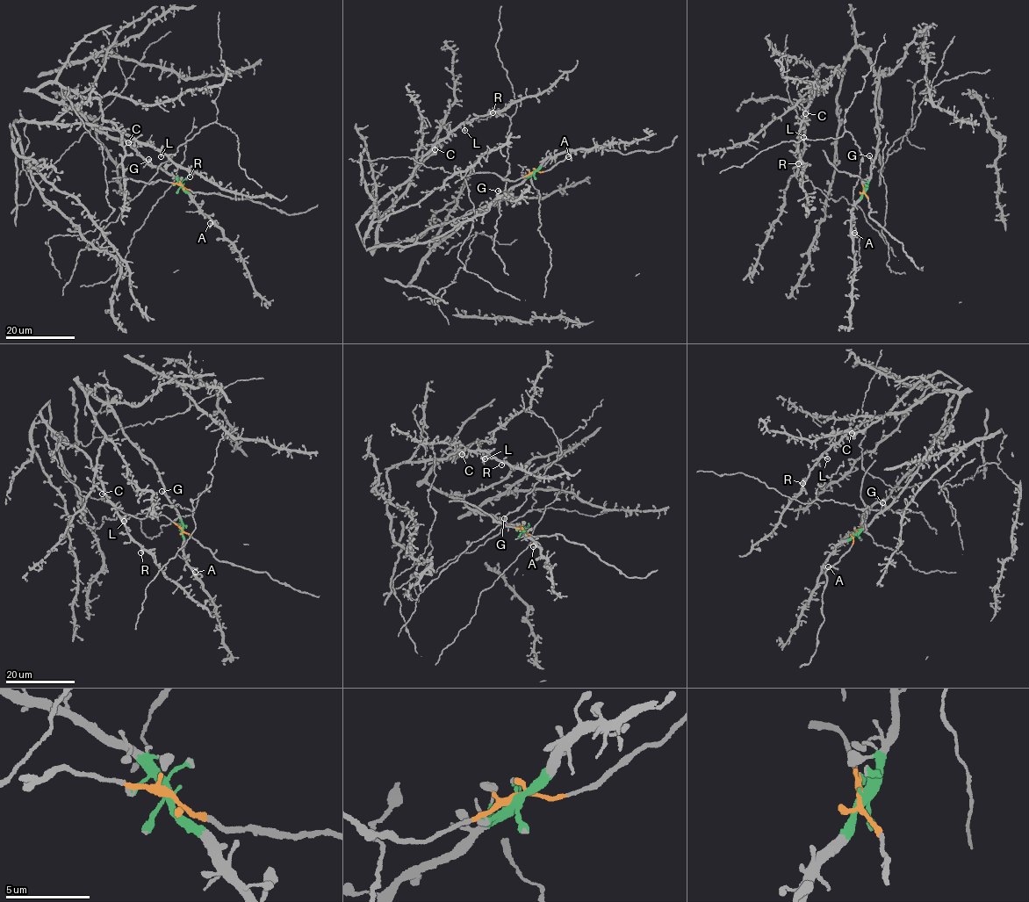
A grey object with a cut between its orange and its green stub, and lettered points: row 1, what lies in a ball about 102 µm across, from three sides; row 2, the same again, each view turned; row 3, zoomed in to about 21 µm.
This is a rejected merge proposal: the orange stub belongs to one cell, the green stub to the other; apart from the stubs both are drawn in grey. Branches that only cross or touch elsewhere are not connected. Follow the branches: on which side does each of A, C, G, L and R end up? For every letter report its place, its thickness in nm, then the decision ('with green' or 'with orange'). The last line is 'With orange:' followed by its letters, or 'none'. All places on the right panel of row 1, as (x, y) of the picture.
A: (854, 233) | 300 nm | with green
C: (805, 113) | 360 nm | with green
G: (869, 155) | 400 nm | with green
L: (803, 137) | 400 nm | with green
R: (798, 163) | 180 nm | with green
With orange: none

